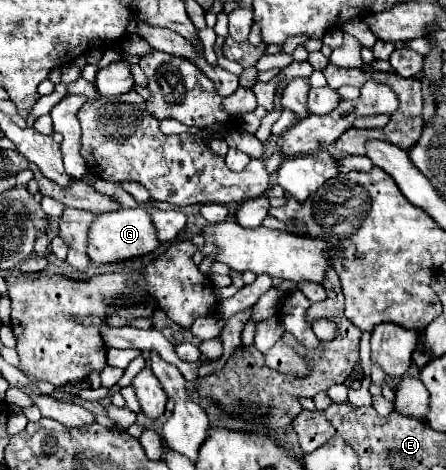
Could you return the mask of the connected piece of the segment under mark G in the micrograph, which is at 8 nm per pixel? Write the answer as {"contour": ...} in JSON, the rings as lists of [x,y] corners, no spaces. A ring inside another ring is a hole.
{"contour":[[[146,202],[136,210],[120,208],[116,212],[96,216],[96,220],[88,232],[90,260],[96,264],[112,264],[112,262],[122,262],[122,260],[130,260],[130,258],[138,258],[138,256],[154,252],[160,246],[160,242],[156,238],[156,228],[154,228],[150,214],[148,214],[150,208],[154,208],[154,204]]]}

